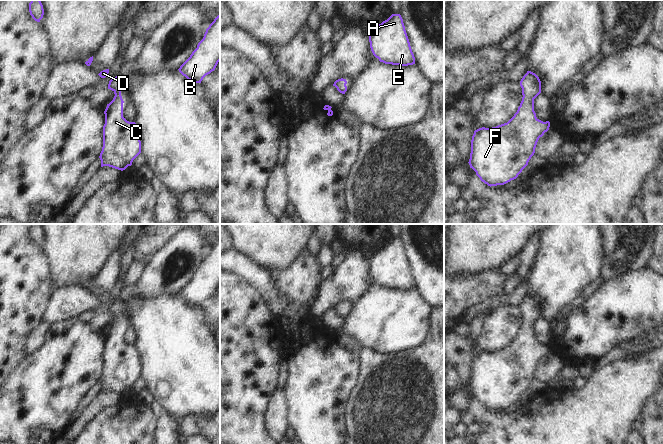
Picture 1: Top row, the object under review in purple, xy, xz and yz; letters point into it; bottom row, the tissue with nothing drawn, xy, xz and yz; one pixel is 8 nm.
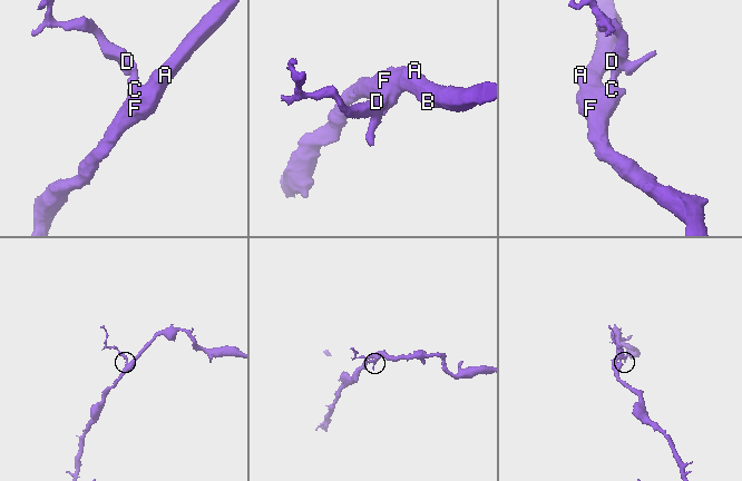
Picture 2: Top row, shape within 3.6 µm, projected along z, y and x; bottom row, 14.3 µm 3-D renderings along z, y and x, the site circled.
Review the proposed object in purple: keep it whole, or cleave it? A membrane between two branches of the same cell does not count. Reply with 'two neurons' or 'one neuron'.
one neuron

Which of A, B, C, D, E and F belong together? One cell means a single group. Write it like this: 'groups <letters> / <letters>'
groups A B C D E F

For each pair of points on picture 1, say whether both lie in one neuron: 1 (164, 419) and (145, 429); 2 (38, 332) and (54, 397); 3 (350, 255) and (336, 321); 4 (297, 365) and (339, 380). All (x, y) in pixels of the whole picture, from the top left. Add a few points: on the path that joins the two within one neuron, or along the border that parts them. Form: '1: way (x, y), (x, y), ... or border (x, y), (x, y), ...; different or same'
1: border (157, 419), (153, 433); different
2: border (50, 325), (45, 341), (33, 352), (25, 354); different
3: border (332, 308), (324, 311), (316, 319); different
4: way (307, 365), (321, 378), (329, 378); same

